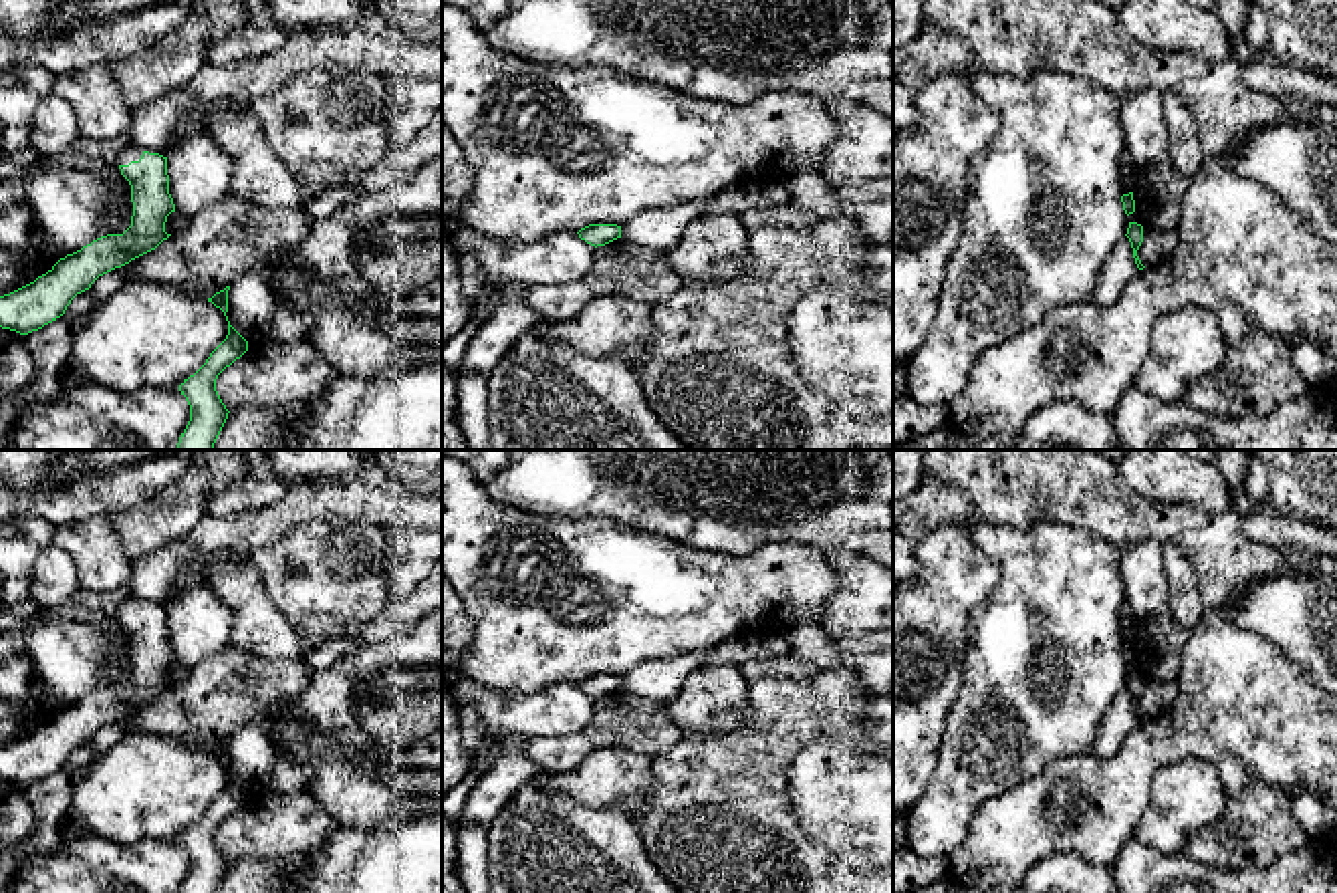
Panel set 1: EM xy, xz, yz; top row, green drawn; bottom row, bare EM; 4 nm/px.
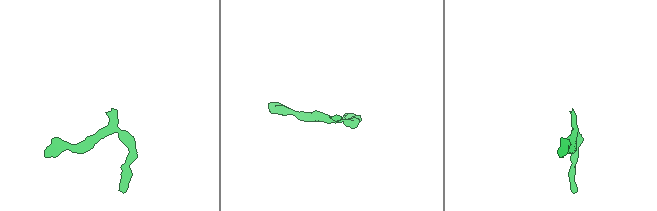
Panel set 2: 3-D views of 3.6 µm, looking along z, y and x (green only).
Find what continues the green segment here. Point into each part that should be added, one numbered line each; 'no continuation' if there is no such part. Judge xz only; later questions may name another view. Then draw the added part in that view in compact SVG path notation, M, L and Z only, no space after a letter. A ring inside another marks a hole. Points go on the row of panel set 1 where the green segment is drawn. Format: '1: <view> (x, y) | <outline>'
no continuation

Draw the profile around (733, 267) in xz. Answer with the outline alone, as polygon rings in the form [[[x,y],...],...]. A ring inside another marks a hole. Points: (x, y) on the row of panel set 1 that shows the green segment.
[[[748,250],[736,254],[736,256],[726,256],[718,262],[714,262],[714,272],[718,274],[720,280],[736,280],[742,278],[750,270],[752,256]]]

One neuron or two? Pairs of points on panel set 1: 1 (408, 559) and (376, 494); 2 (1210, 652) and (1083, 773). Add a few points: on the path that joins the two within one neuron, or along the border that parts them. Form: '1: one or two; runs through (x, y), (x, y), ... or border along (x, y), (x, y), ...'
1: two; border along (420, 529), (386, 531)
2: one; runs through (1210, 696), (1170, 740), (1158, 740), (1128, 769)

